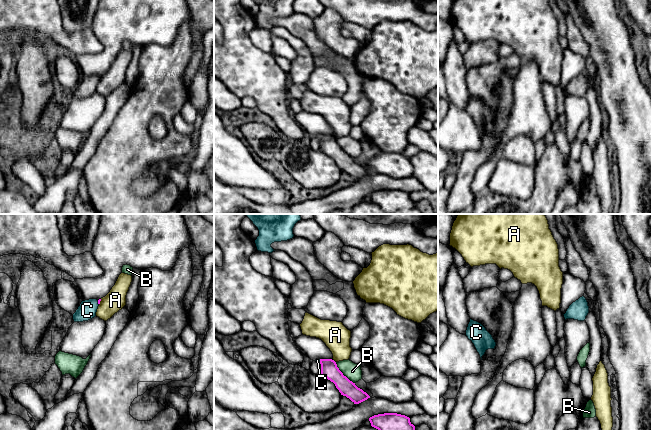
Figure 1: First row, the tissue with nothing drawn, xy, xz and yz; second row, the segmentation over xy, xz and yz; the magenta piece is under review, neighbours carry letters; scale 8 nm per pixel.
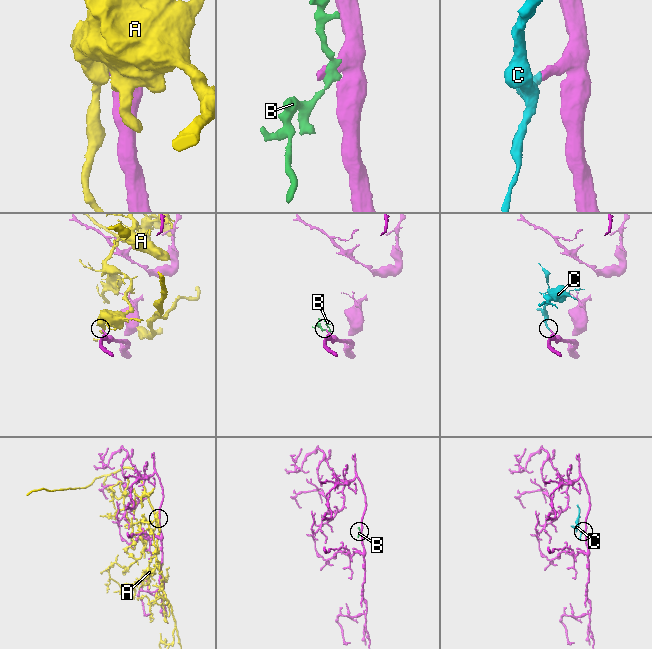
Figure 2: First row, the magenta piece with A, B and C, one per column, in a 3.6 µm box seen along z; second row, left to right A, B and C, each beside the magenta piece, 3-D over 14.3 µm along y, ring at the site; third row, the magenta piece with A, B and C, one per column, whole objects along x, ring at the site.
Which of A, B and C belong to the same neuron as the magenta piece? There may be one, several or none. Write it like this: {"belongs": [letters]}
{"belongs": ["C"]}

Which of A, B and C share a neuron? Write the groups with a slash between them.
A / B / C

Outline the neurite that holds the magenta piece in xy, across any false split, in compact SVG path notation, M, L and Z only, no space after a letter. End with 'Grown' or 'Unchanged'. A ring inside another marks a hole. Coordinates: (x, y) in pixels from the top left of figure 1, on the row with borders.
M89 299L82 301L76 312L73 314L74 322L88 321L96 316L101 299Z. Grown

